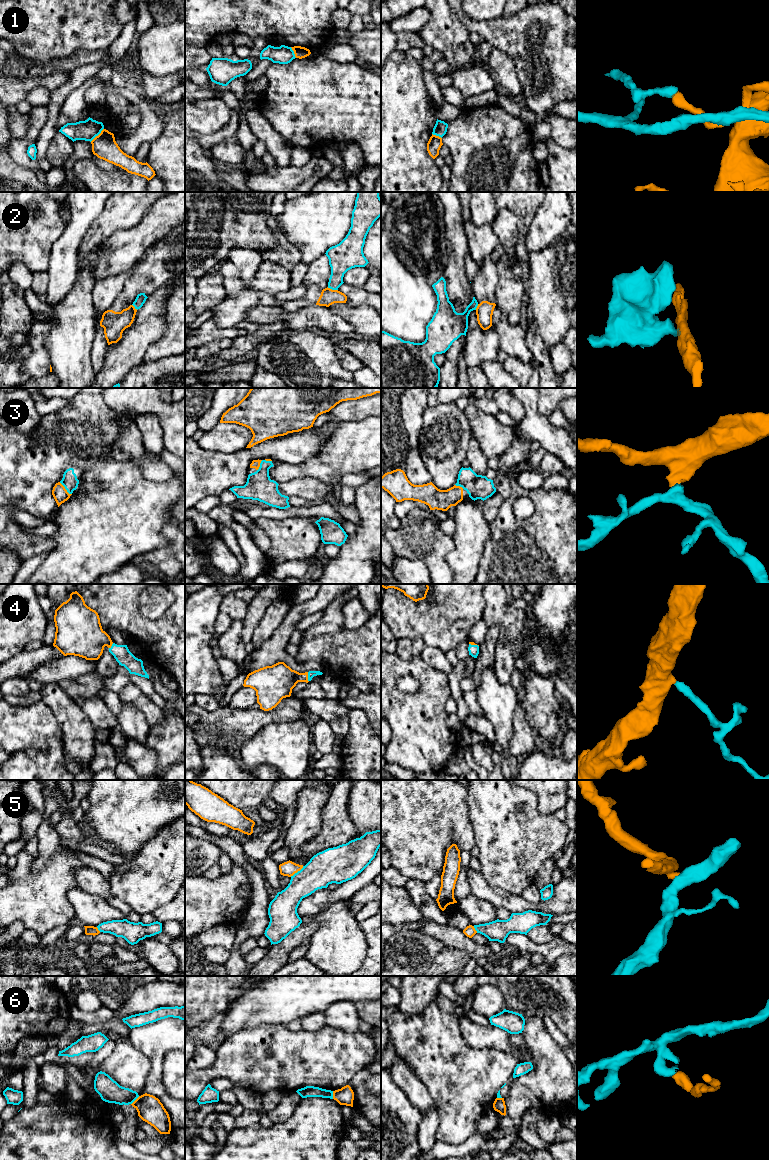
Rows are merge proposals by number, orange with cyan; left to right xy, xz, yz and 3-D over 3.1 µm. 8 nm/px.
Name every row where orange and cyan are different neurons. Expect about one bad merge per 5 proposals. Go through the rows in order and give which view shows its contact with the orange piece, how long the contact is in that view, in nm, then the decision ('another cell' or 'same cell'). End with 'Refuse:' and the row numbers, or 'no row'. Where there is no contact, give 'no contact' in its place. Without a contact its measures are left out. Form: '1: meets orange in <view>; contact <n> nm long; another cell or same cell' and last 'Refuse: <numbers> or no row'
1: meets orange in xy; contact 160 nm long; another cell
2: meets orange in xz; contact 90 nm long; another cell
3: meets orange in xy; contact 140 nm long; same cell
4: meets orange in xz; contact 80 nm long; same cell
5: meets orange in xz; contact 140 nm long; another cell
6: meets orange in xy; contact 100 nm long; another cell
Refuse: 1, 2, 5, 6

